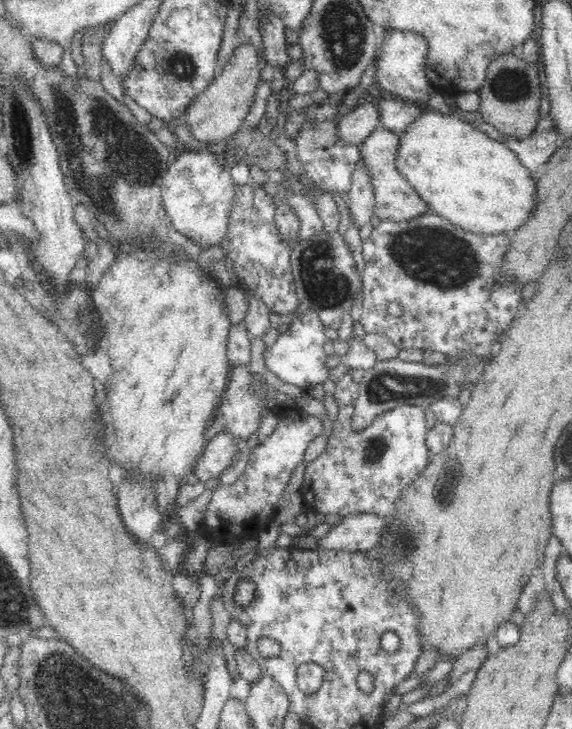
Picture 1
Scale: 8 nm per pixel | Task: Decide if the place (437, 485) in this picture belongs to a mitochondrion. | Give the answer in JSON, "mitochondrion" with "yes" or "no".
{"mitochondrion":"no"}

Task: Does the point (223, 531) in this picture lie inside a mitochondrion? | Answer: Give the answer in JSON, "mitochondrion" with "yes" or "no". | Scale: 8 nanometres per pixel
{"mitochondrion":"no"}

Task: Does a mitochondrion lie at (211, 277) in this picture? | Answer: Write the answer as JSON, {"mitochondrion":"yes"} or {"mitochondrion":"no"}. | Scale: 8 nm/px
{"mitochondrion":"no"}

